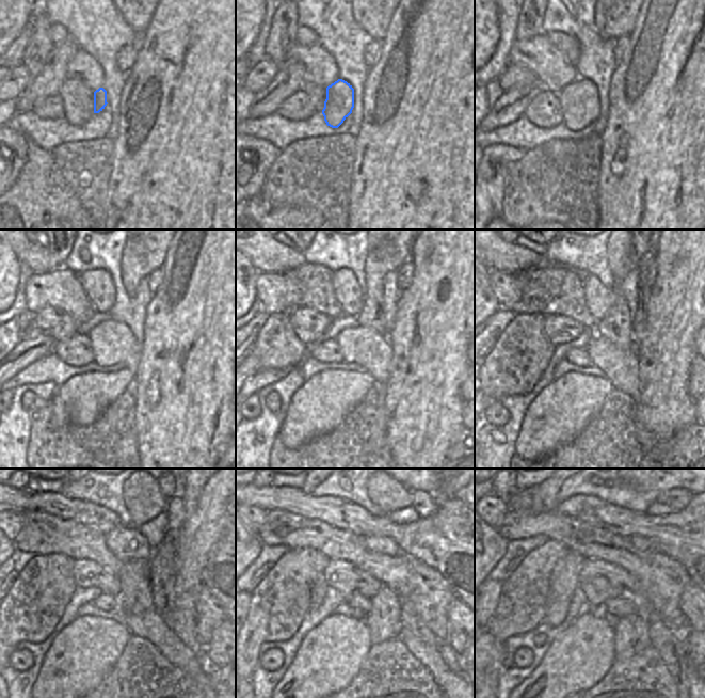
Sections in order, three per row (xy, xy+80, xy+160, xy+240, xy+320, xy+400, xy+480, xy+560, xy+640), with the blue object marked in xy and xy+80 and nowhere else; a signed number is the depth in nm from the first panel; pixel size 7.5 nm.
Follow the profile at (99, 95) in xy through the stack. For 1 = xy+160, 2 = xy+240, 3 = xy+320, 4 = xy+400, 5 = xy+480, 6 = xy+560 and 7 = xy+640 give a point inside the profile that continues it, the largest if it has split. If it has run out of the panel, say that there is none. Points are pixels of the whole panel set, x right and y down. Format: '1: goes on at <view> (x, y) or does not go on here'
1: goes on at xy+160 (579, 100)
2: goes on at xy+240 (112, 343)
3: goes on at xy+320 (362, 345)
4: goes on at xy+400 (620, 364)
5: goes on at xy+480 (158, 625)
6: goes on at xy+560 (422, 644)
7: goes on at xy+640 (670, 644)

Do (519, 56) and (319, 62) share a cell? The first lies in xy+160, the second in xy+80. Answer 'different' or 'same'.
same

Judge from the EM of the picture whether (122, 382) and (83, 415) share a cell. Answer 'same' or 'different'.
same

